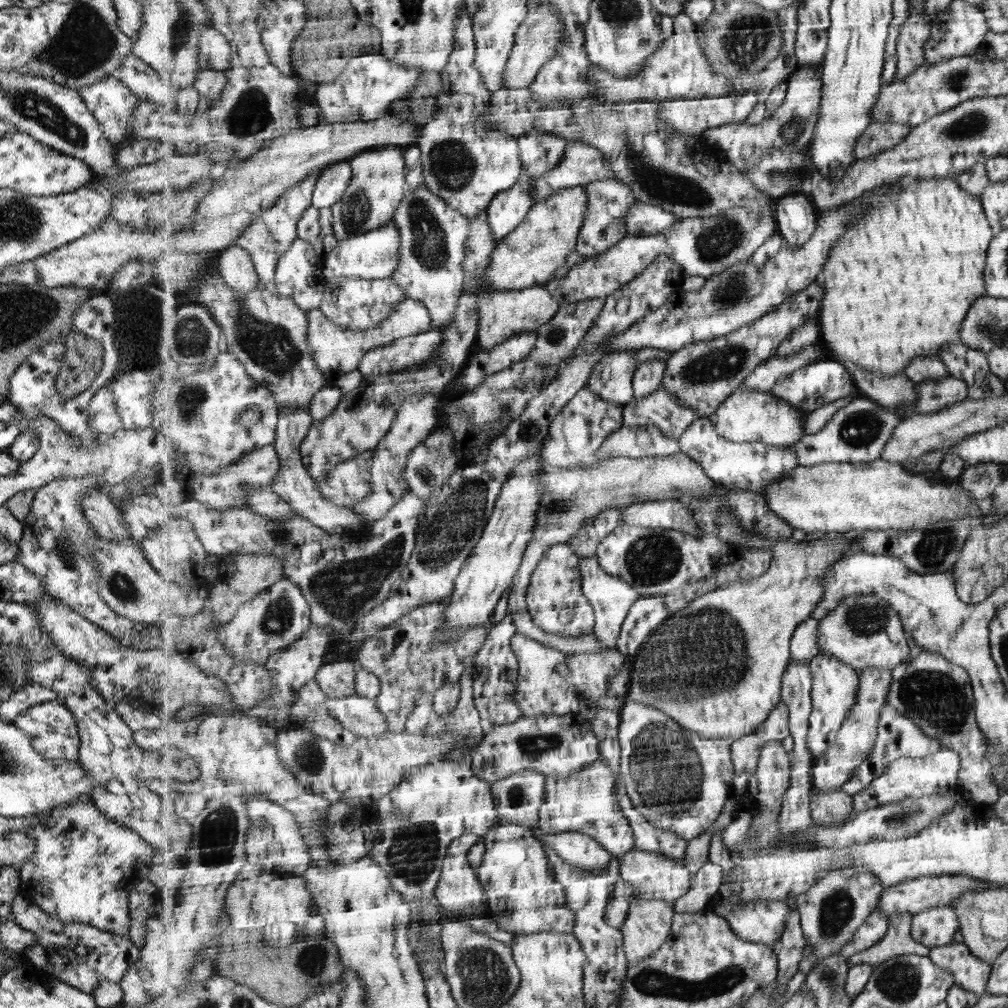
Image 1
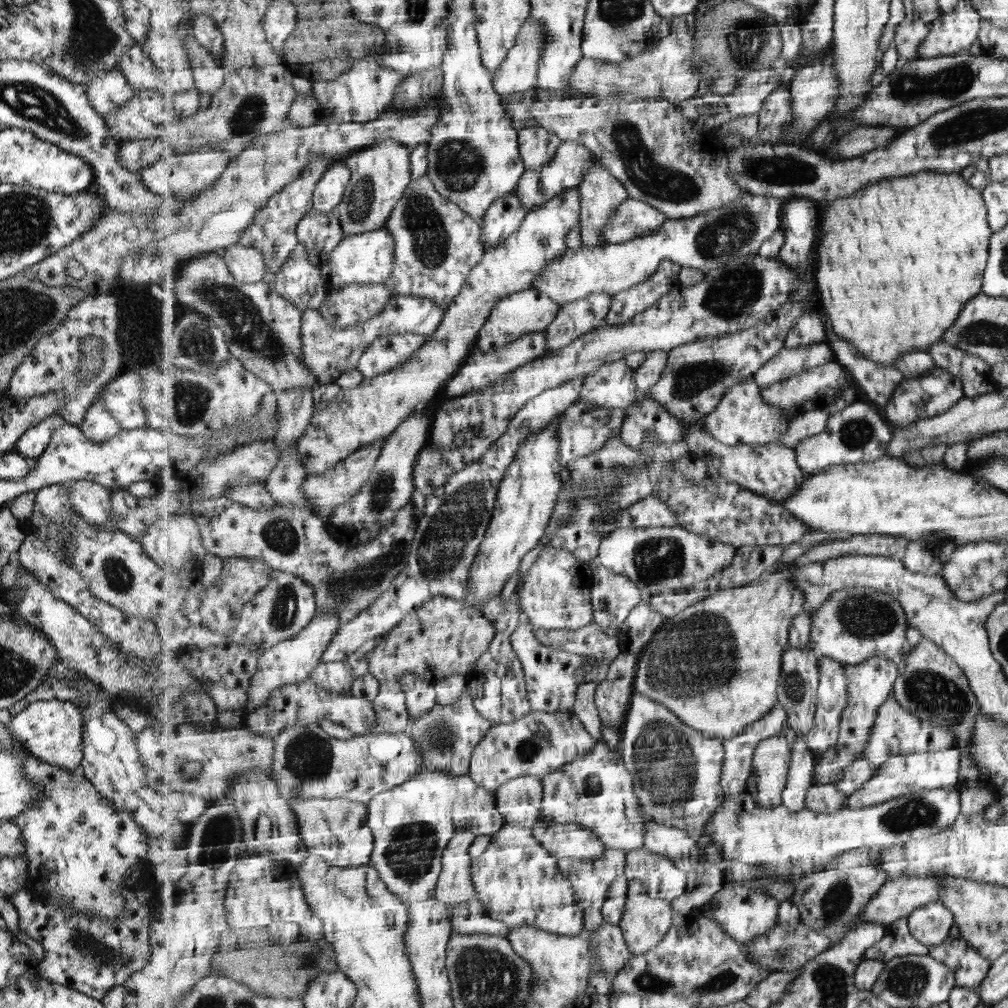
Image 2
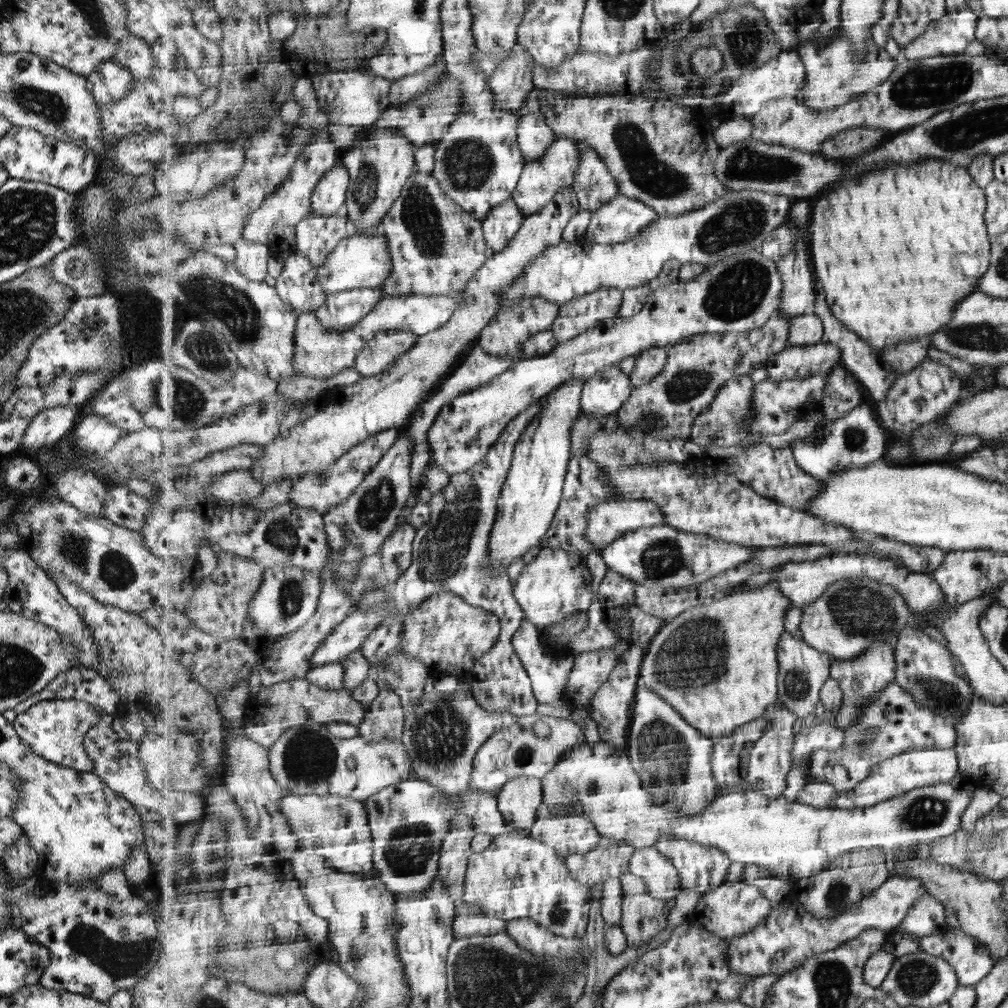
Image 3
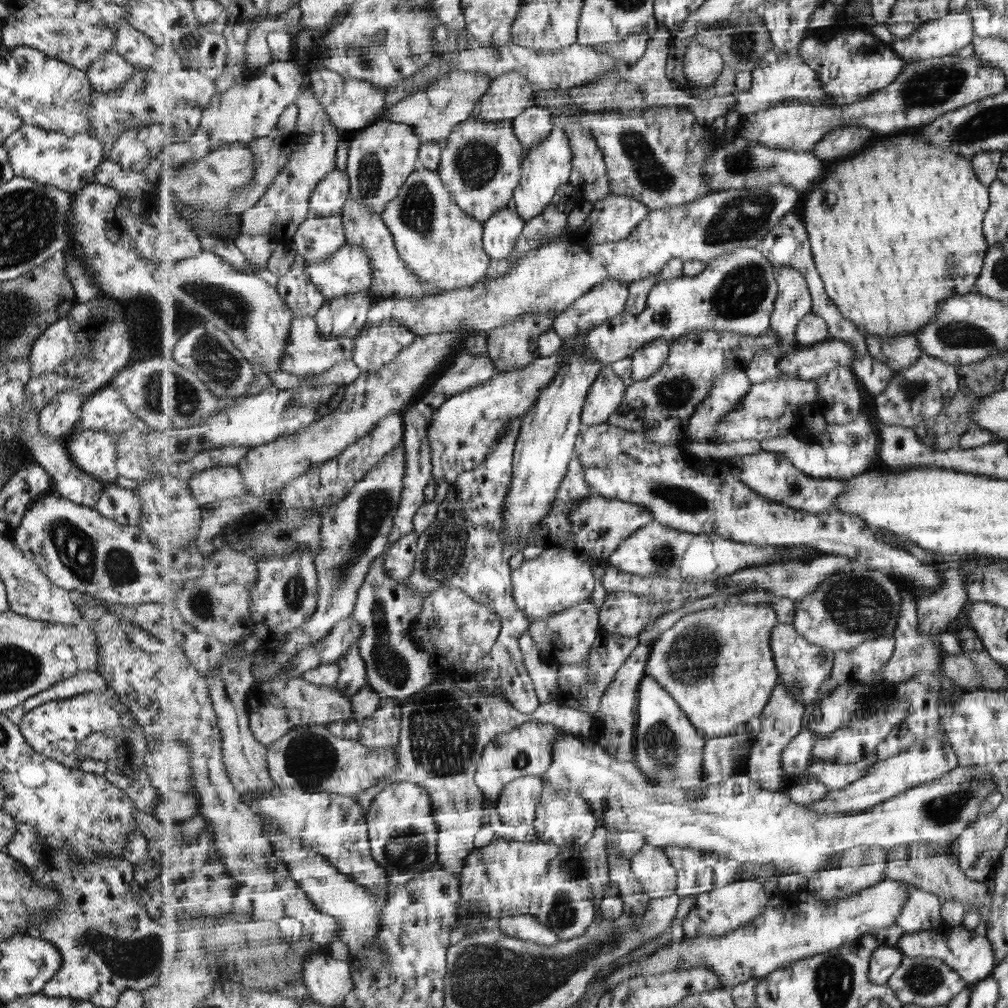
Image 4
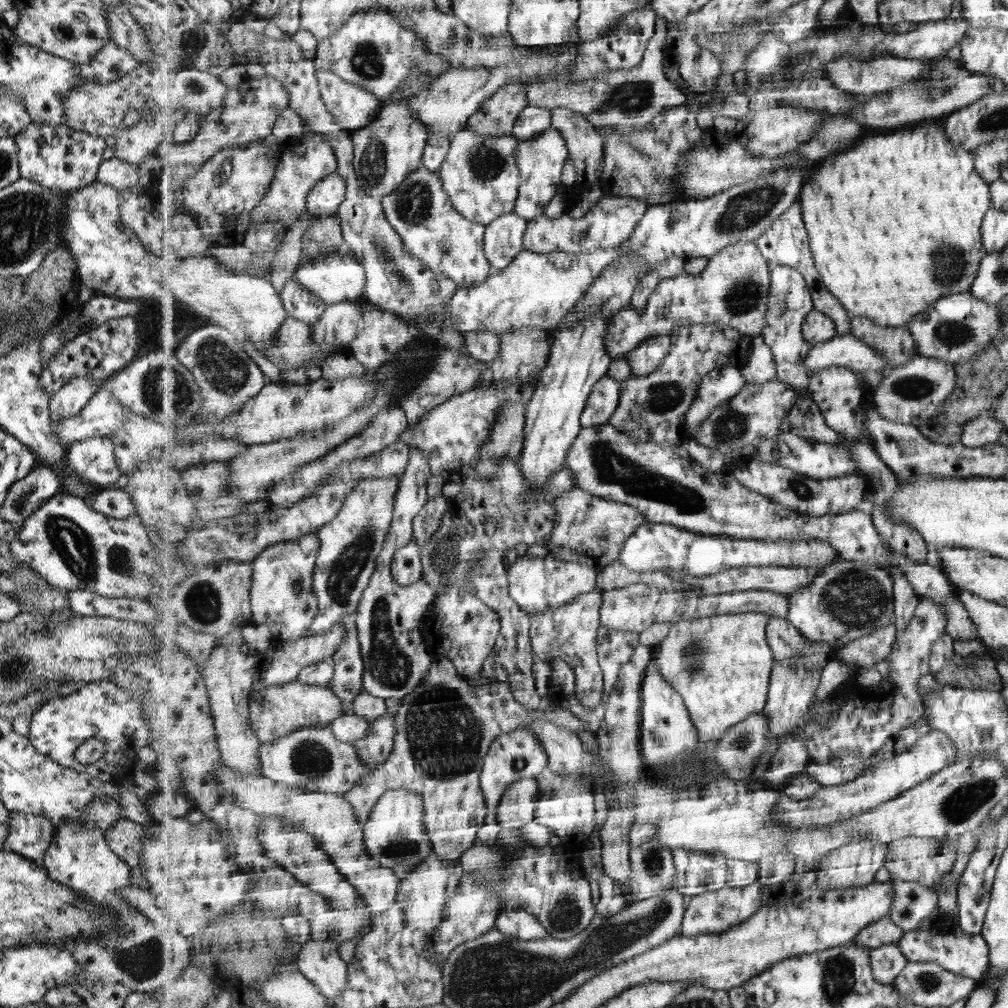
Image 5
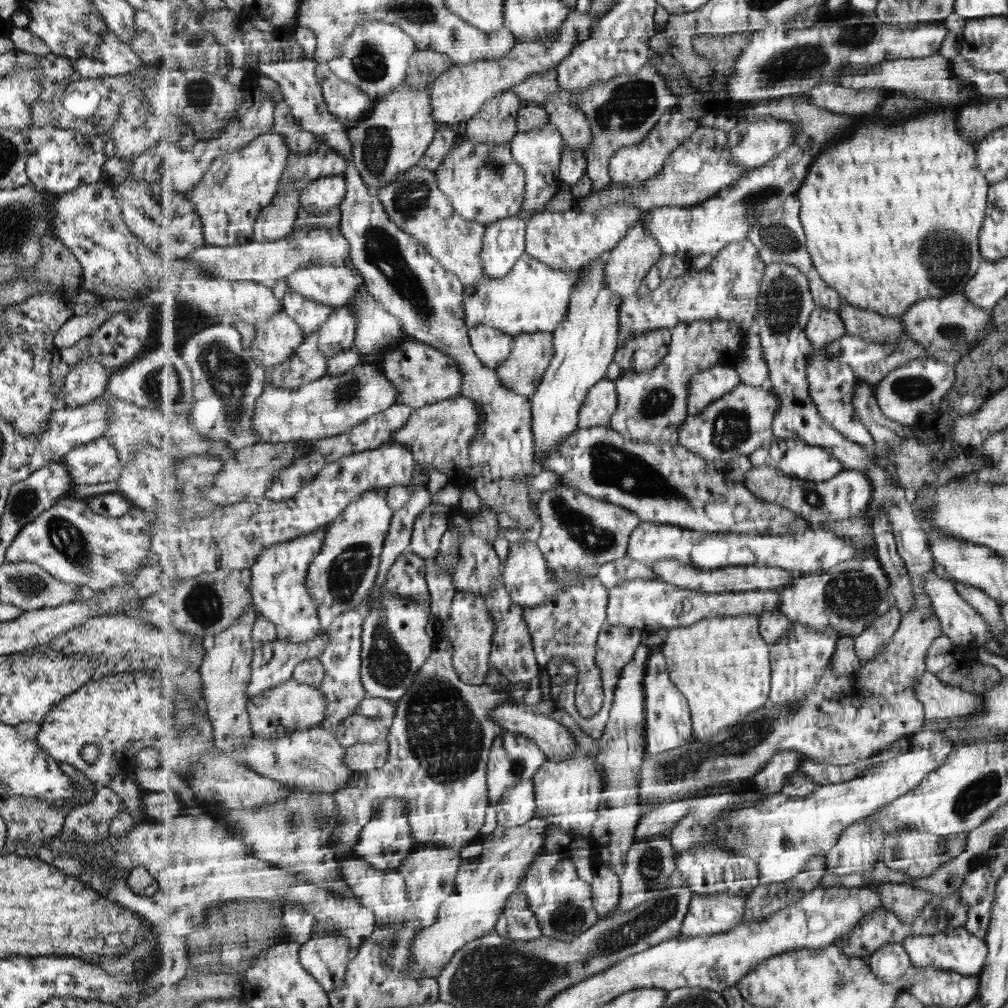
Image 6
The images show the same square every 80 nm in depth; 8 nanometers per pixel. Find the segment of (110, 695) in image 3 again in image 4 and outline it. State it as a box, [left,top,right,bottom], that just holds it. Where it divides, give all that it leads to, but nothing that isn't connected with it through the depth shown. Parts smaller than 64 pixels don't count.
[21,671,106,712]

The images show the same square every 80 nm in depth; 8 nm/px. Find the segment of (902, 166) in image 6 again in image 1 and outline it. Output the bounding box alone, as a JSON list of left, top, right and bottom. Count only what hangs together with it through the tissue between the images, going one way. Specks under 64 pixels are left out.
[820,178,994,374]

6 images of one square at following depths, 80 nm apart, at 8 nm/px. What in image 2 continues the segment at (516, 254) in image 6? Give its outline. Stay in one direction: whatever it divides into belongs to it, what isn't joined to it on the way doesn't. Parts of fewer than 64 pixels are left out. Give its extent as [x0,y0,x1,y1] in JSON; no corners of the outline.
[482,191,528,245]

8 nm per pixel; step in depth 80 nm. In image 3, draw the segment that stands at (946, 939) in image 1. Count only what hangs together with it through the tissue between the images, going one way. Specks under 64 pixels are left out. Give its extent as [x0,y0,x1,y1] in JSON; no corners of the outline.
[901,895,947,938]

